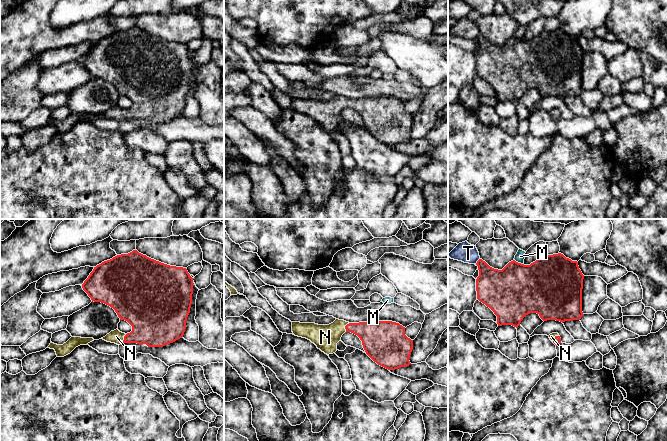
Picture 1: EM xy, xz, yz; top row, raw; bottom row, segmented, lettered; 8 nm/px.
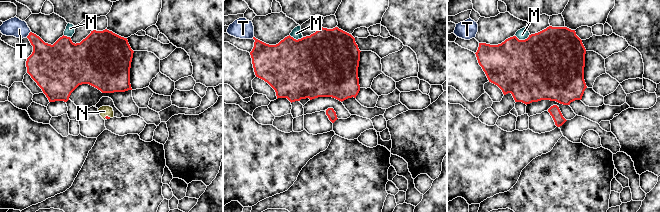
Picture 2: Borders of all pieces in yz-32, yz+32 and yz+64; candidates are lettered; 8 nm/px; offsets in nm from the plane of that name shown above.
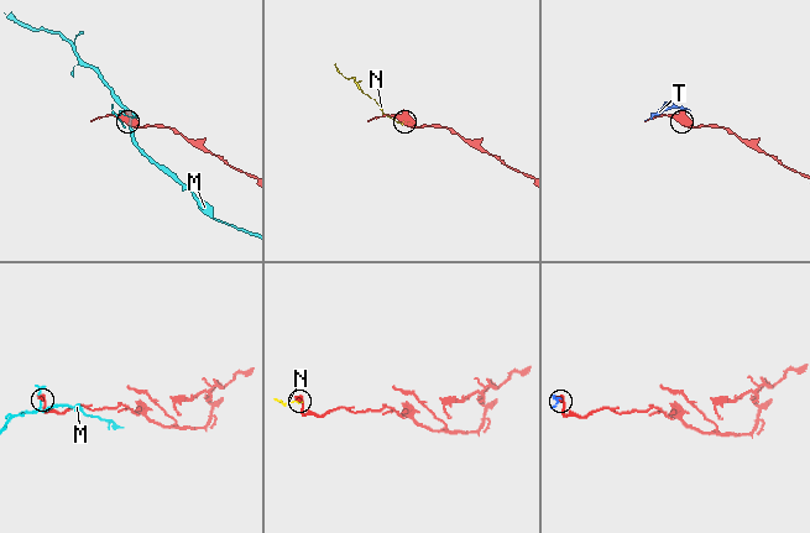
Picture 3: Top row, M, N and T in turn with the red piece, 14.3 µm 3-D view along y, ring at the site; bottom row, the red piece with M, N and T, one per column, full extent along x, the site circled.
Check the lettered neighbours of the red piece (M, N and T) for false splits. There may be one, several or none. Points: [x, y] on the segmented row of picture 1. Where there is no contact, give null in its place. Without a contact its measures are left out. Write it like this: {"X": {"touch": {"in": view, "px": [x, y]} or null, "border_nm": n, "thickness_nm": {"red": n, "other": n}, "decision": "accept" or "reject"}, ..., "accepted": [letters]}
{"M": {"touch": {"in": "yz", "px": [517, 262]}, "border_nm": 80, "thickness_nm": {"red": 420, "other": 80}, "decision": "reject"}, "N": {"touch": {"in": "xz", "px": [345, 327]}, "border_nm": 80, "thickness_nm": {"red": 240, "other": 200}, "decision": "accept"}, "T": {"touch": {"in": "yz", "px": [477, 261]}, "border_nm": 60, "thickness_nm": {"red": 300, "other": 160}, "decision": "reject"}, "accepted": ["N"]}

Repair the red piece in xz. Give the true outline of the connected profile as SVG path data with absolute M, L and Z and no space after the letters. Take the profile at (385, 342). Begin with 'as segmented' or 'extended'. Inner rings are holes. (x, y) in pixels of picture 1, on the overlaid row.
extended; M336 319L329 325L292 322L295 336L306 338L325 354L337 351L337 343L345 332L357 335L366 354L378 365L395 370L407 367L413 340L405 335L405 327L392 321L349 323Z

